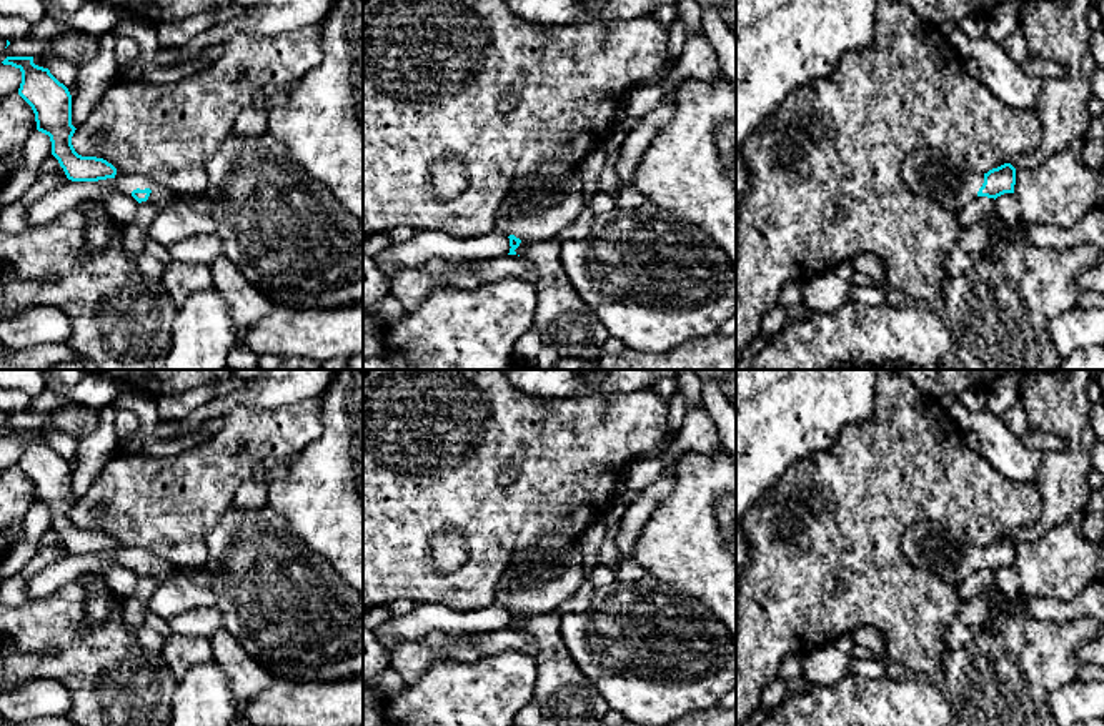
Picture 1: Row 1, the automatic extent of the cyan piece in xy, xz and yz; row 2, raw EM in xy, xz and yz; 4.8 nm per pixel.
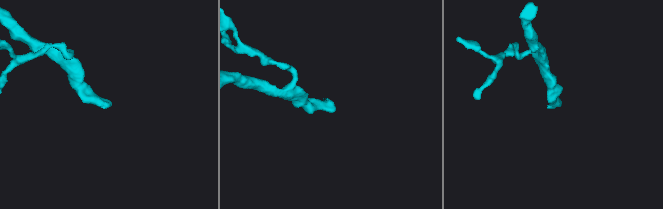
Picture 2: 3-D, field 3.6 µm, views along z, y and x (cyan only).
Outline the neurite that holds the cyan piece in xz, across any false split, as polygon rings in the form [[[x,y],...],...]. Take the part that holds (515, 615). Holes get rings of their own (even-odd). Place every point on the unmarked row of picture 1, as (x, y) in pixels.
[[[579,543],[568,548],[531,546],[513,554],[496,589],[496,601],[510,611],[510,626],[516,628],[518,619],[536,614],[548,614],[576,594],[584,576],[584,558]]]

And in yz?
[[[922,520],[914,531],[903,536],[904,554],[918,568],[939,574],[946,583],[959,586],[977,569],[997,571],[1014,566],[1016,541],[1004,536],[987,546],[969,546],[954,540],[936,521]]]

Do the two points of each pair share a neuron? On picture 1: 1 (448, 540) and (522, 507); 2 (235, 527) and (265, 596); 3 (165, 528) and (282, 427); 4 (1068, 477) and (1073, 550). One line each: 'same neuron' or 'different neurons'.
1: different neurons
2: same neuron
3: same neuron
4: different neurons

